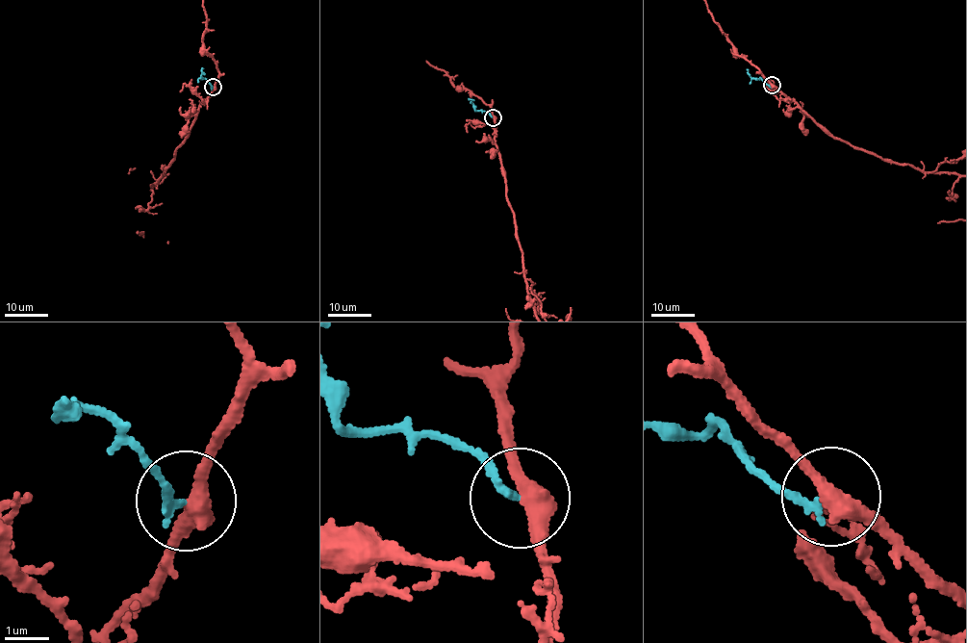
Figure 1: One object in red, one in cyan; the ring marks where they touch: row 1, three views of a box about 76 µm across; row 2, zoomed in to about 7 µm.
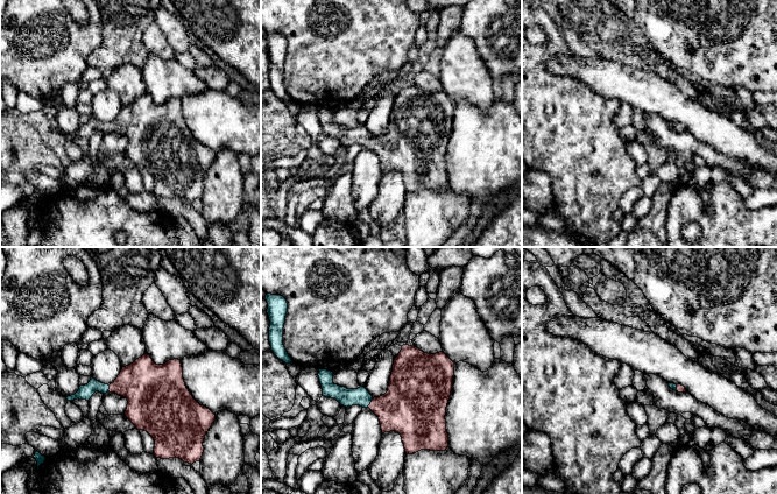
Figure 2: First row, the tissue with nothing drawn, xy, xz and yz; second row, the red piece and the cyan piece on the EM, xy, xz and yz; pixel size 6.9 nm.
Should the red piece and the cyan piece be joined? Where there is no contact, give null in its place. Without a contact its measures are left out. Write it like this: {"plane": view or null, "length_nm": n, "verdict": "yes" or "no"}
{"plane": "xz", "length_nm": 70, "verdict": "yes"}

